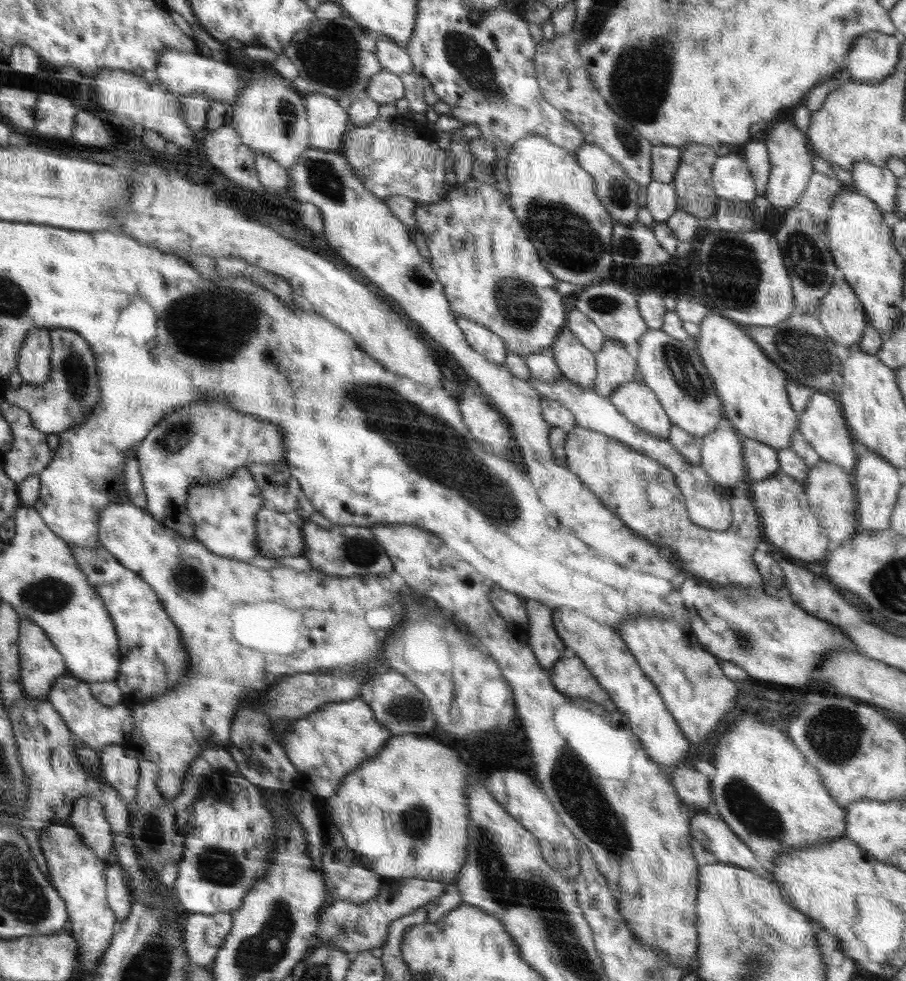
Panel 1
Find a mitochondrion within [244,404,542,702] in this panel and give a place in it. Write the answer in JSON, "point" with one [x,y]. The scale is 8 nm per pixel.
{"point":[361,552]}

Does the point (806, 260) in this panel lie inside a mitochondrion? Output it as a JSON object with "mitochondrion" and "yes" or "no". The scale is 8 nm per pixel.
{"mitochondrion":"yes"}

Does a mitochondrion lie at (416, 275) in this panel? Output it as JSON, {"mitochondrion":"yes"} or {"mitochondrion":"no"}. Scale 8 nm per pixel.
{"mitochondrion":"yes"}

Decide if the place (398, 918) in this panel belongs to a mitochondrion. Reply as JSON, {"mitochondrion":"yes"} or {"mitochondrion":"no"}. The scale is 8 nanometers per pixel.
{"mitochondrion":"no"}

